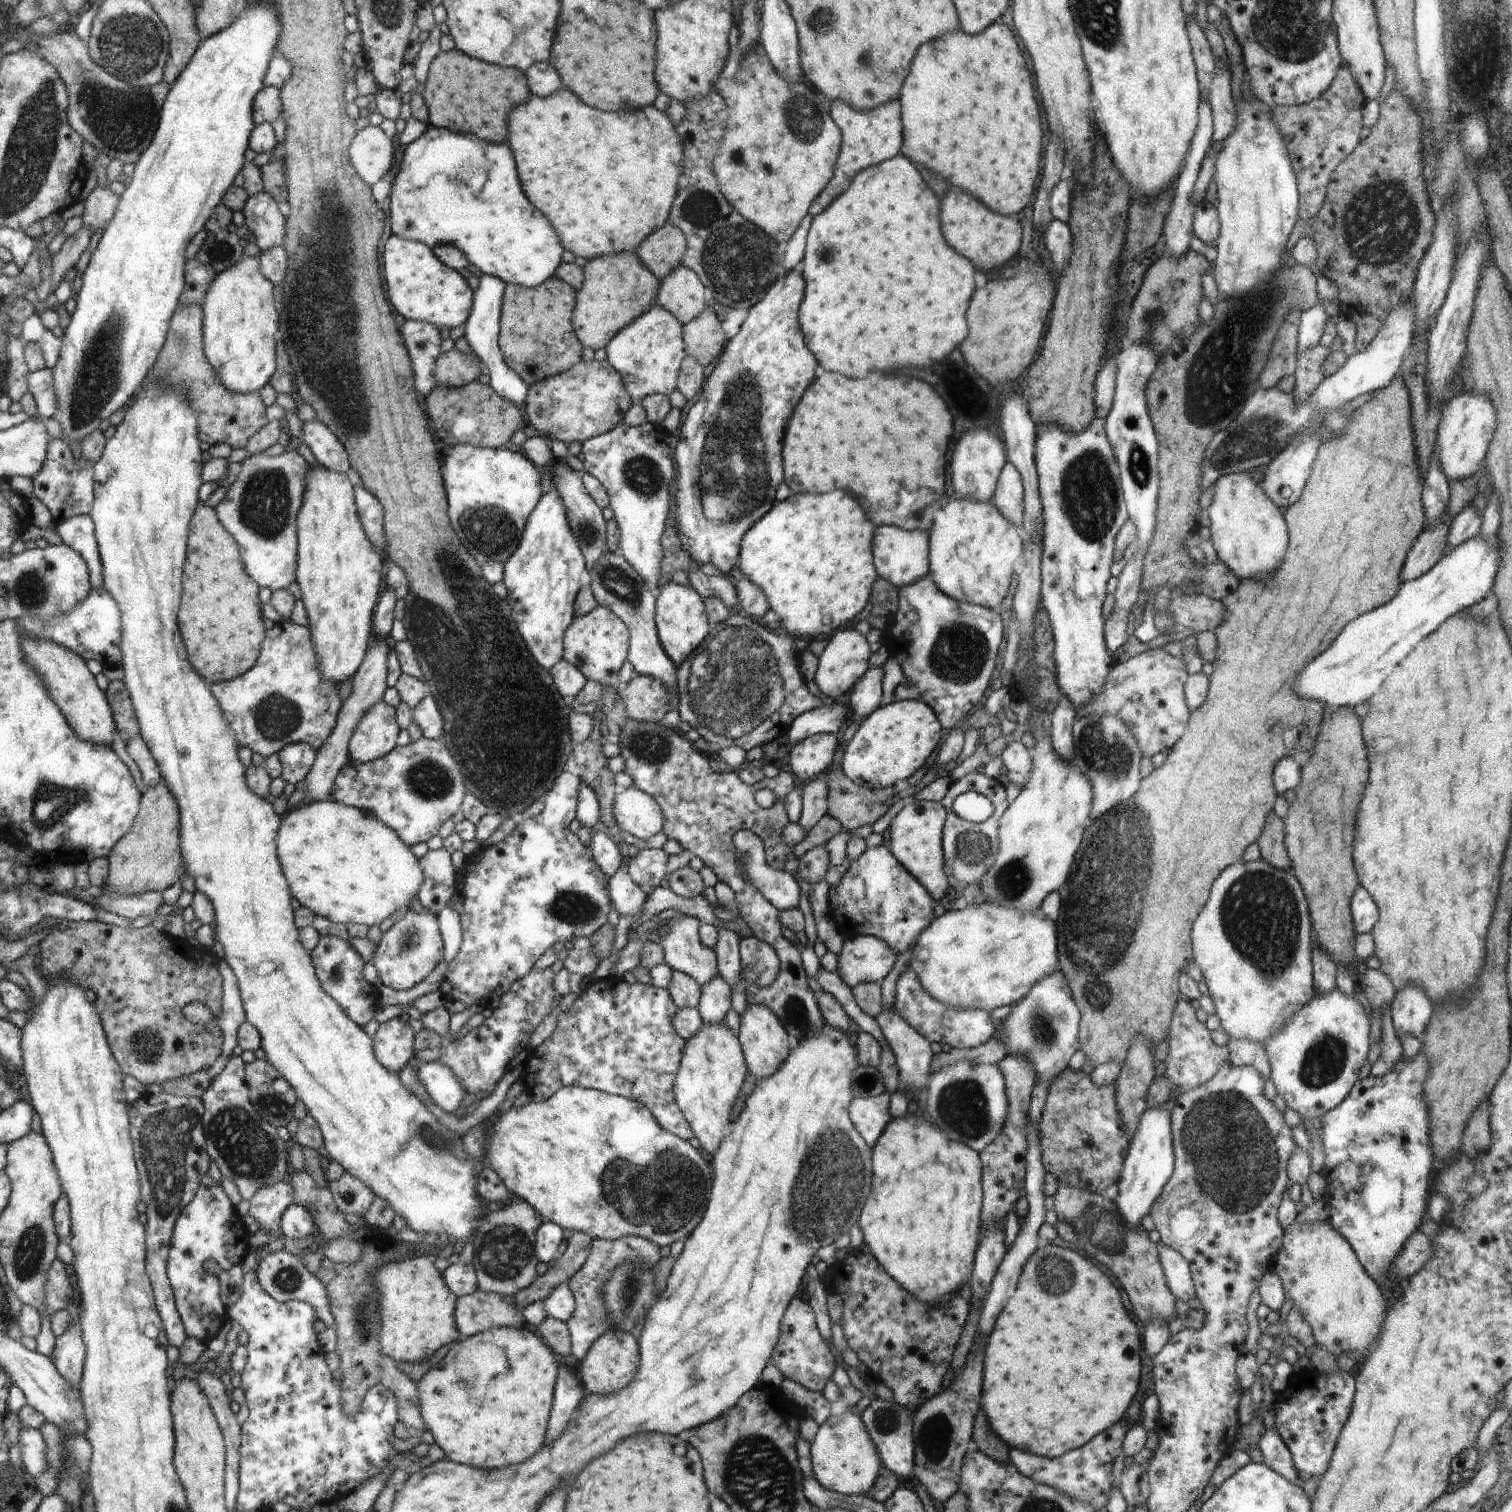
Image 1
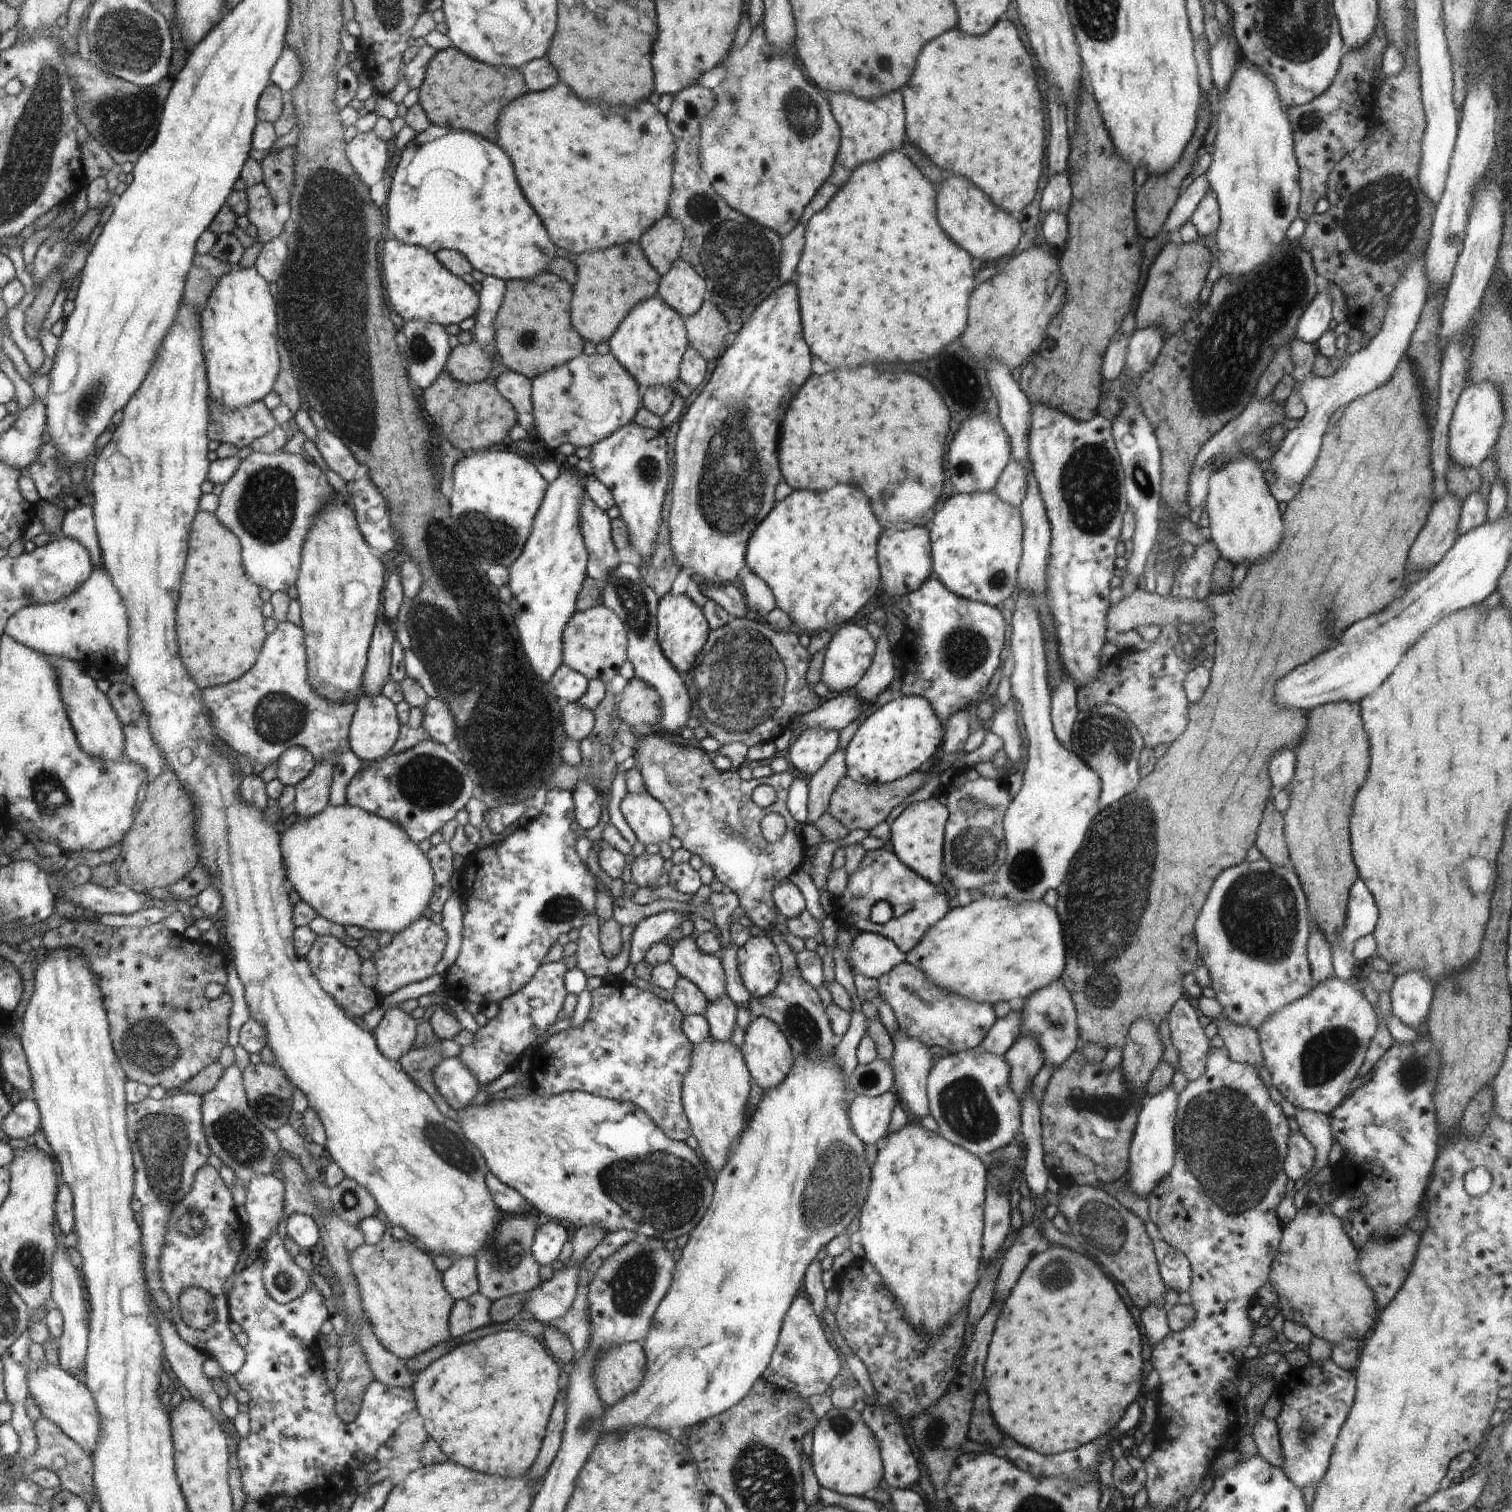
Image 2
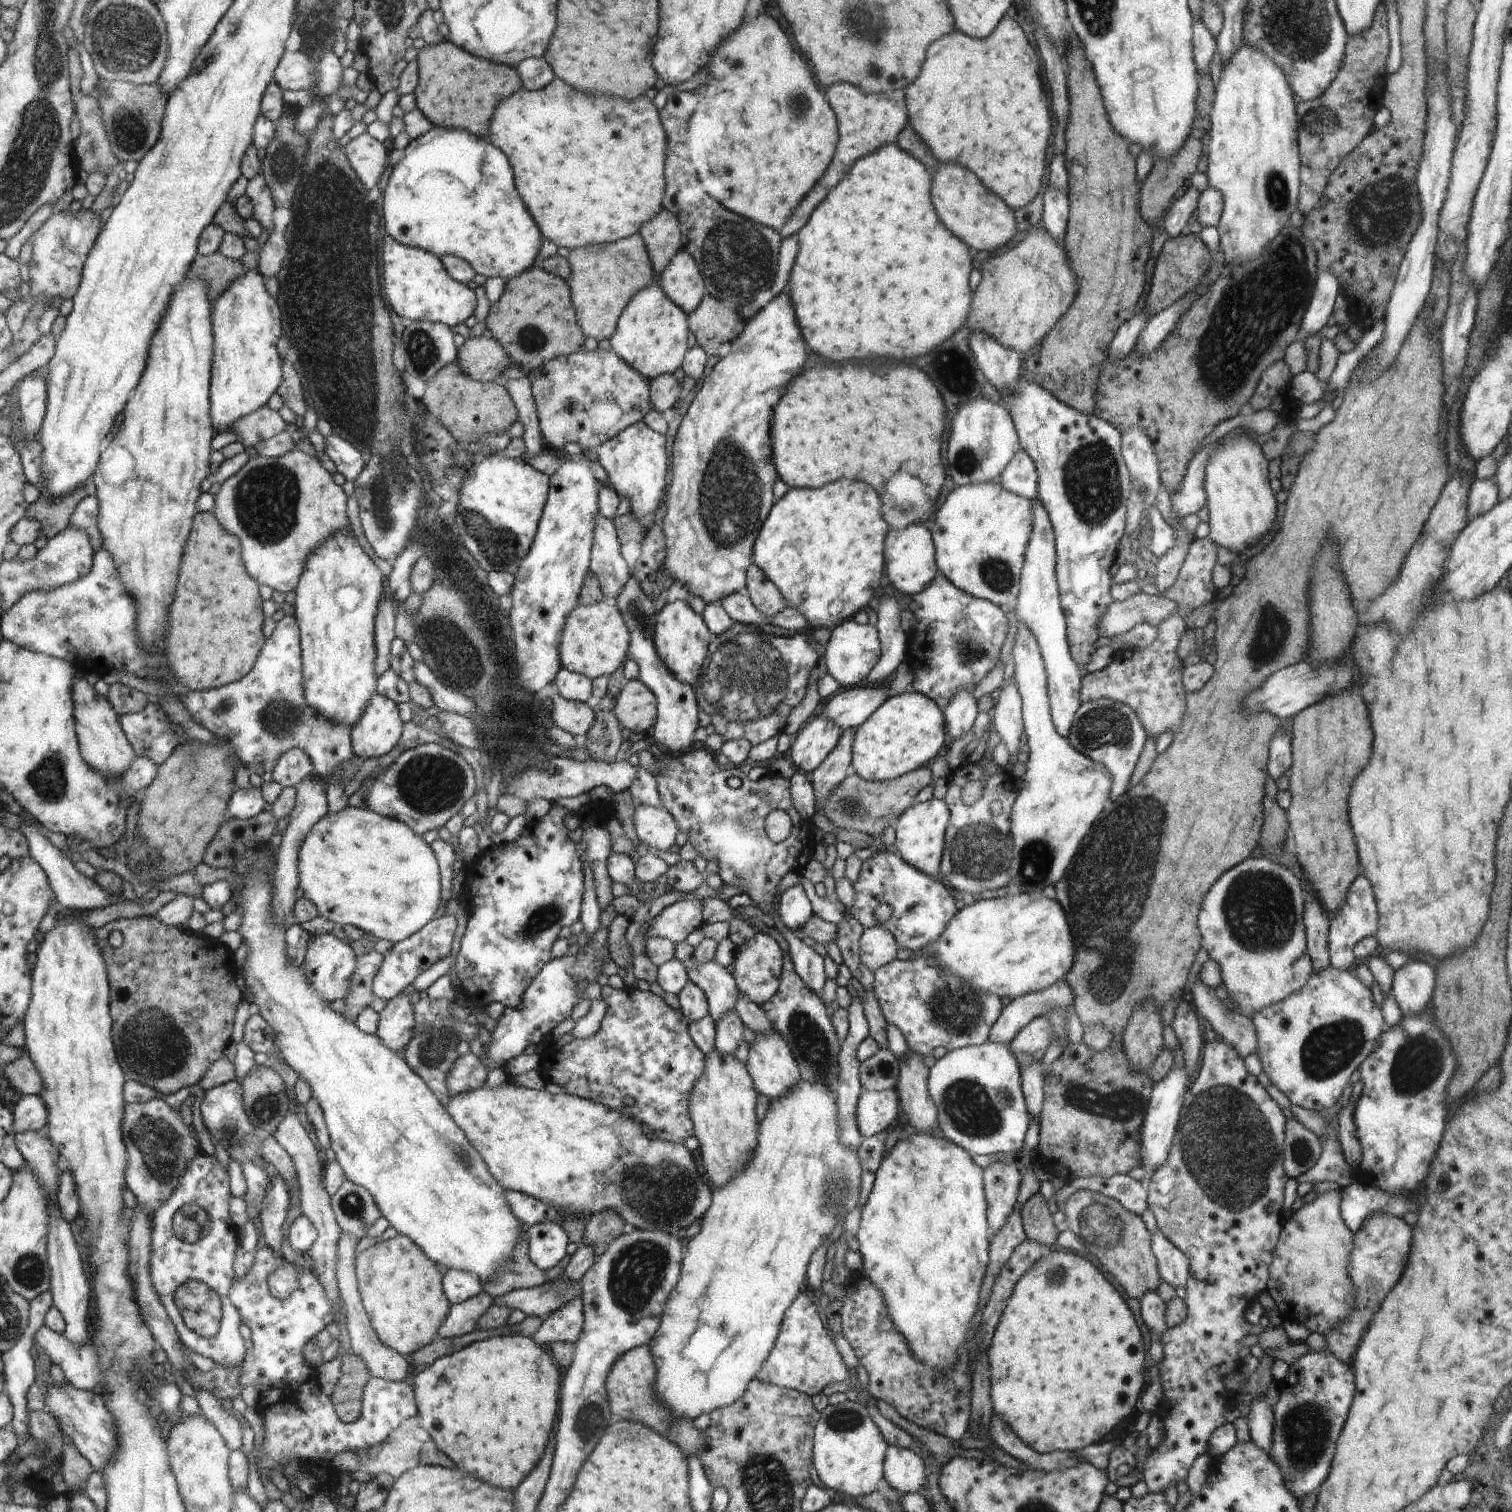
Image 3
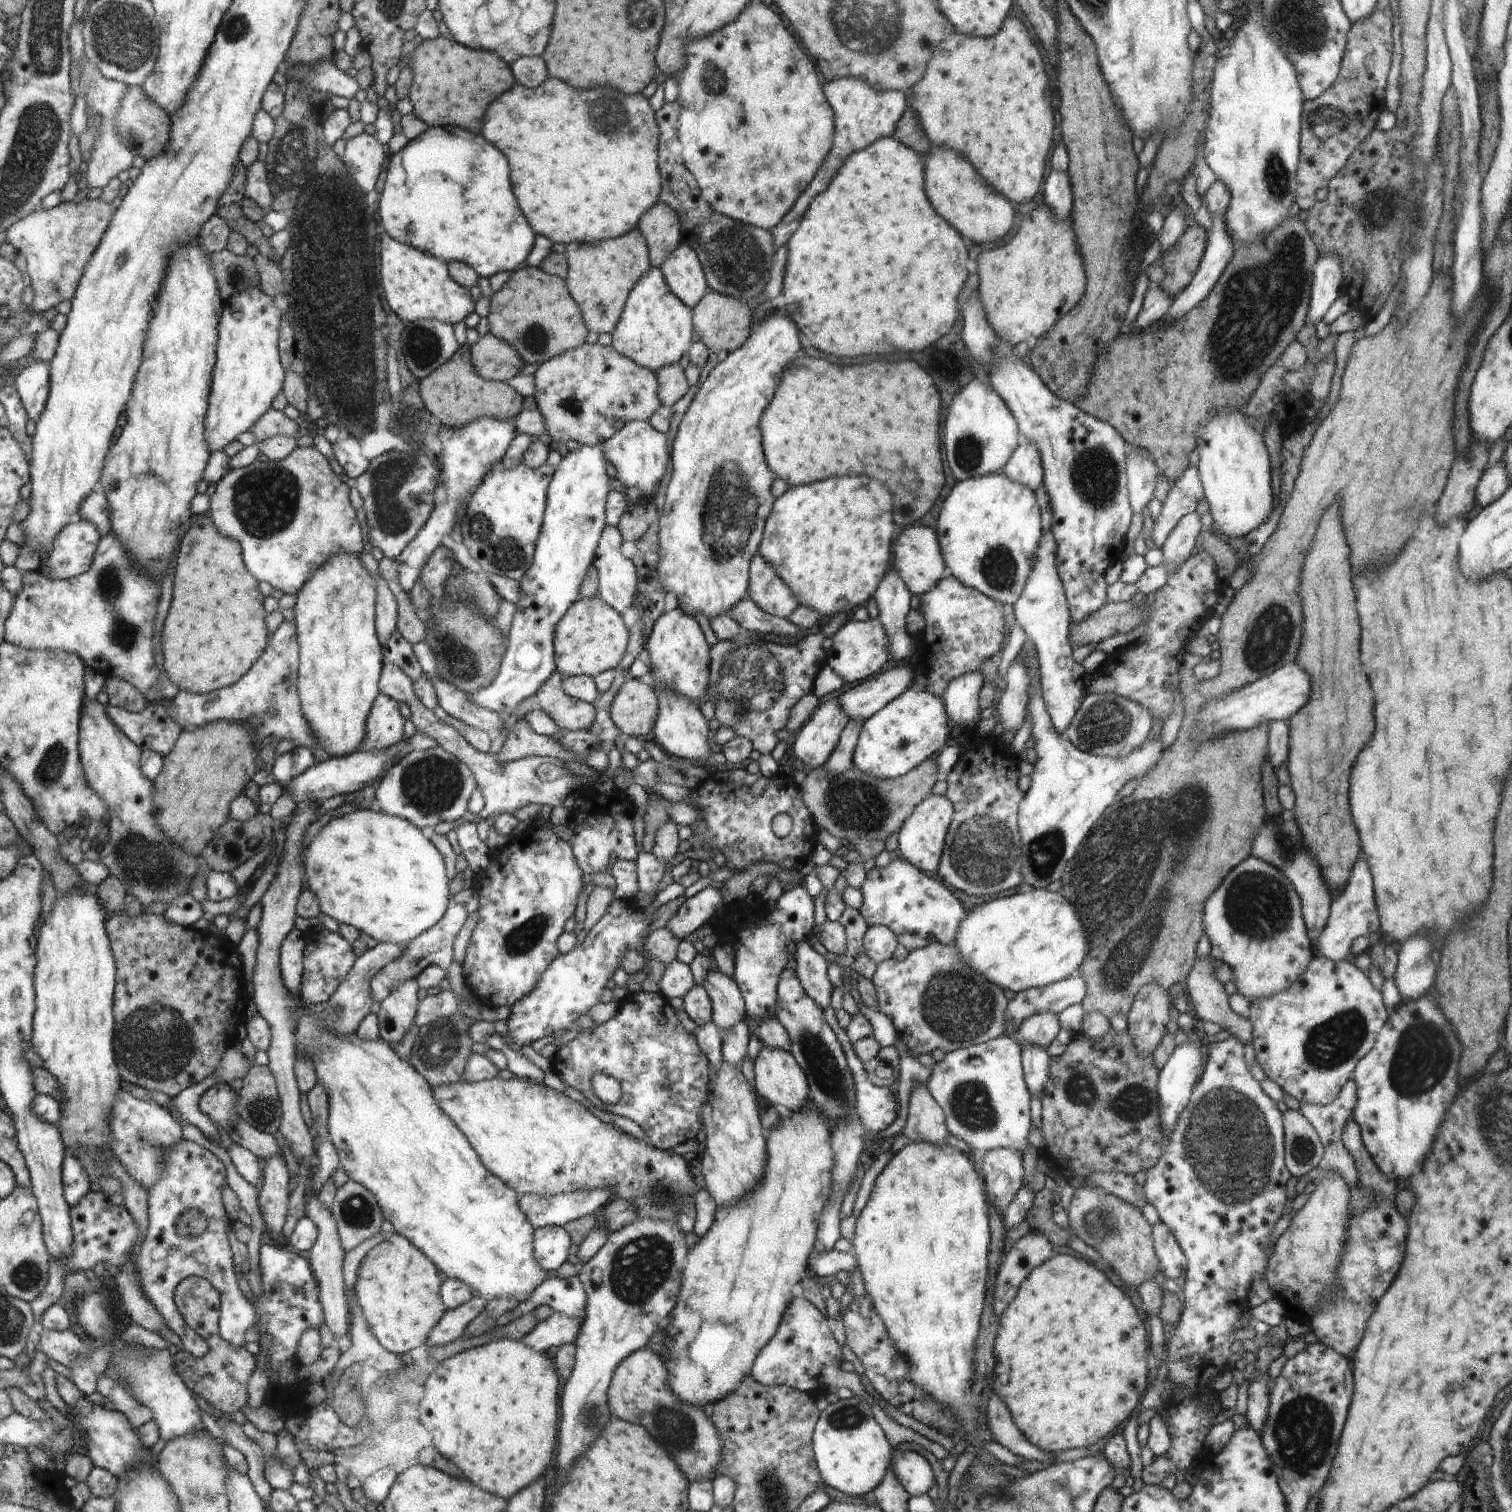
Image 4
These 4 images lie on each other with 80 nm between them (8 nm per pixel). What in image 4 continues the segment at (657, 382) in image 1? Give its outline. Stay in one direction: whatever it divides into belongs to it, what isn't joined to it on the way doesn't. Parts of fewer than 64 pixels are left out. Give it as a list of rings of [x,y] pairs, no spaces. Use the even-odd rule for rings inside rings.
[[[653,267],[632,287],[616,328],[612,331],[611,345],[632,362],[656,373],[663,366],[678,364],[688,352],[692,336],[692,313],[690,307],[671,292],[663,271]]]

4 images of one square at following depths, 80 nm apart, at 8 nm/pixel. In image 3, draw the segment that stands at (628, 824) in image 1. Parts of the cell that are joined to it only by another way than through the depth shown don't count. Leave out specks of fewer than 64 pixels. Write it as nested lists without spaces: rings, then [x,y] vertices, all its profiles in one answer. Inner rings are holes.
[[[633,800],[632,818],[639,840],[649,850],[669,850],[675,844],[679,828],[674,817],[664,808]]]

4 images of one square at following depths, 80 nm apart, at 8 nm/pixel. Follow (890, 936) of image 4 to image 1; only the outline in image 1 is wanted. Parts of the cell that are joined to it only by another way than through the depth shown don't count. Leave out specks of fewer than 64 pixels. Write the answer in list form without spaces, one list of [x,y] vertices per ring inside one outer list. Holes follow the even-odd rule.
[[[848,935],[837,956],[837,972],[846,986],[883,981],[898,954],[872,935]]]

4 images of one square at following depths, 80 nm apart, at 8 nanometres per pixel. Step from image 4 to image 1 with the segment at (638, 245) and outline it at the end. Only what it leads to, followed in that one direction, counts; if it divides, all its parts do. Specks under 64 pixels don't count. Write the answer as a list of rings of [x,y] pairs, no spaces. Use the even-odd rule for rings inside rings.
[[[636,252],[588,259],[582,270],[584,280],[575,308],[574,329],[585,348],[595,351],[605,348],[619,330],[653,307],[656,296],[659,296],[660,284],[656,274],[640,260]]]

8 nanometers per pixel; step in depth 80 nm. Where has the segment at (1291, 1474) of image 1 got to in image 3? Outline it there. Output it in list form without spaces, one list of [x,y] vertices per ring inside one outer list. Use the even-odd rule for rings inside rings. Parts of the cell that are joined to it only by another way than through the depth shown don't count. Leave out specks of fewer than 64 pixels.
[[[1262,1398],[1254,1401],[1246,1417],[1251,1440],[1264,1452],[1271,1456],[1273,1443],[1273,1410],[1267,1406]]]

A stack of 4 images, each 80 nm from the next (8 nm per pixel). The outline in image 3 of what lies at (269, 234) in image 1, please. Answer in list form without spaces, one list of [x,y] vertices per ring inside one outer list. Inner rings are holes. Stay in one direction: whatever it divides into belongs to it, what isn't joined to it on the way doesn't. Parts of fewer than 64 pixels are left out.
[[[260,174],[248,181],[245,193],[253,204],[253,218],[258,220],[261,228],[274,232],[272,212],[275,209],[274,196],[265,178]]]

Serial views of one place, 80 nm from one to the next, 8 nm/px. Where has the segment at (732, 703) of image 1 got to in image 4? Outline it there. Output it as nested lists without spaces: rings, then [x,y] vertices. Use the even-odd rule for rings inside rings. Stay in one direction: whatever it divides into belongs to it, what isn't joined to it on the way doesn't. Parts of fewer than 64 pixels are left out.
[[[742,630],[739,637],[711,646],[710,683],[712,690],[717,692],[714,710],[721,726],[730,726],[738,736],[747,738],[762,756],[770,756],[778,744],[776,732],[786,726],[790,708],[802,696],[813,692],[814,678],[827,660],[826,652],[822,650],[825,638],[822,633],[816,633],[796,644],[781,645],[766,641],[761,634]],[[738,711],[747,713],[741,718],[736,716]]]

